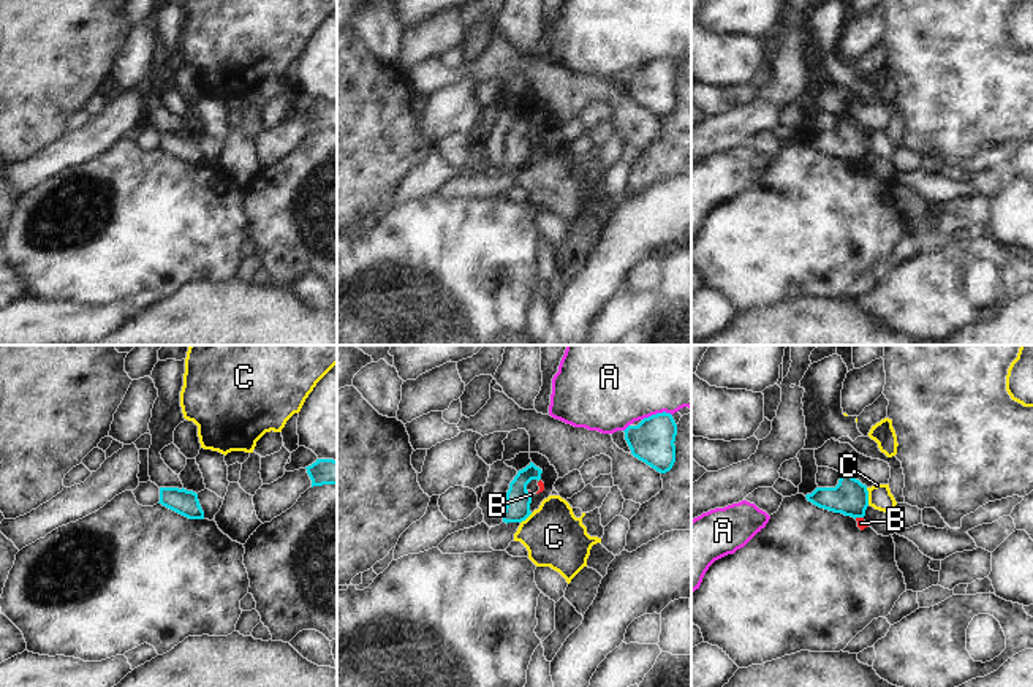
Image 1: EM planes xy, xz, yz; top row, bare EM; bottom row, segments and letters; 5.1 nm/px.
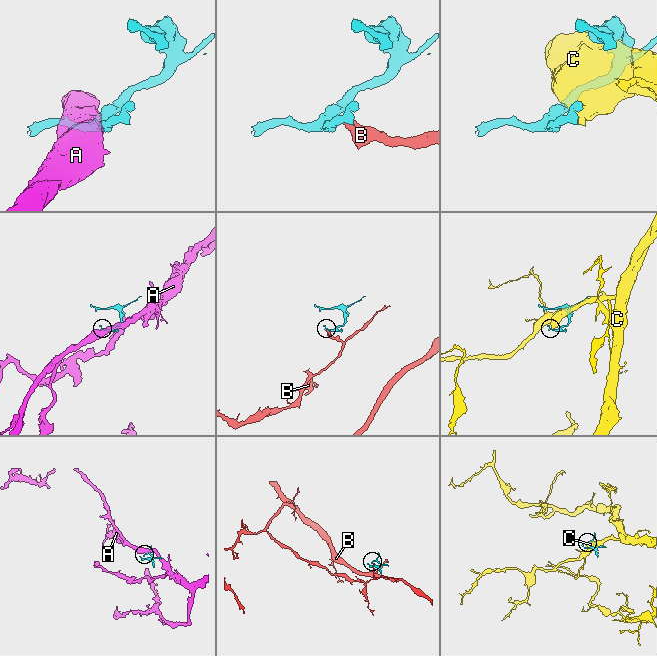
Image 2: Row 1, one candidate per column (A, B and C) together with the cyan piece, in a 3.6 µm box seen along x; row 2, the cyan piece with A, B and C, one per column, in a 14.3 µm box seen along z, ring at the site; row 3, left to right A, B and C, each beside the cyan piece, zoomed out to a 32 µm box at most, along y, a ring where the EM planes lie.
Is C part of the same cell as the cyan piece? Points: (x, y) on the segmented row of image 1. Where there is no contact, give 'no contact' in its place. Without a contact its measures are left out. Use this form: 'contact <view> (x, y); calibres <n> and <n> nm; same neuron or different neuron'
contact yz (867, 496); calibres 190 and 120 nm; different neuron

